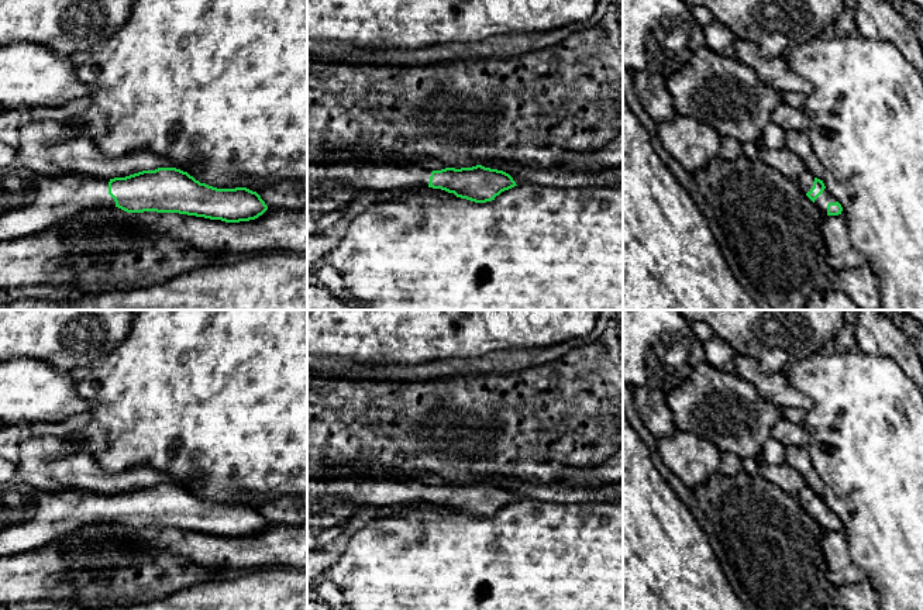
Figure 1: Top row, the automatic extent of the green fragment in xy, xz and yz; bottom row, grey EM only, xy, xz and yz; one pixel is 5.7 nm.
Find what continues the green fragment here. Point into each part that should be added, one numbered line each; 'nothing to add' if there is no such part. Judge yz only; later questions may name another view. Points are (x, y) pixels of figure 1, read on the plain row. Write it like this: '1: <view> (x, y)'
1: yz (826, 513)

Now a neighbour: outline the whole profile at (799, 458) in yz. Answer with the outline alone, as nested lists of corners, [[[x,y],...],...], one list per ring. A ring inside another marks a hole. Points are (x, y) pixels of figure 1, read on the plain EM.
[[[807,447],[786,448],[785,463],[796,469],[805,479],[806,485],[817,494],[823,496],[824,483],[814,469]]]

